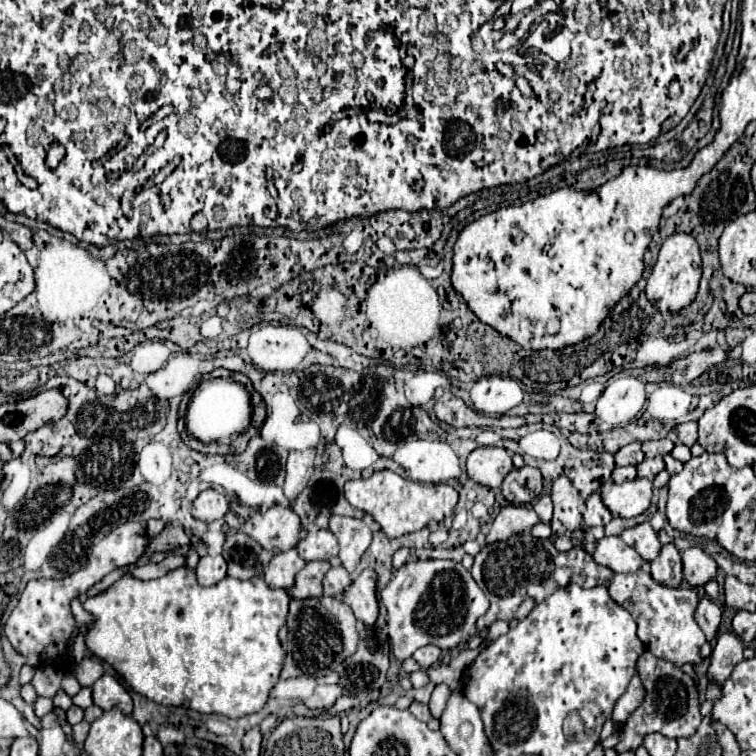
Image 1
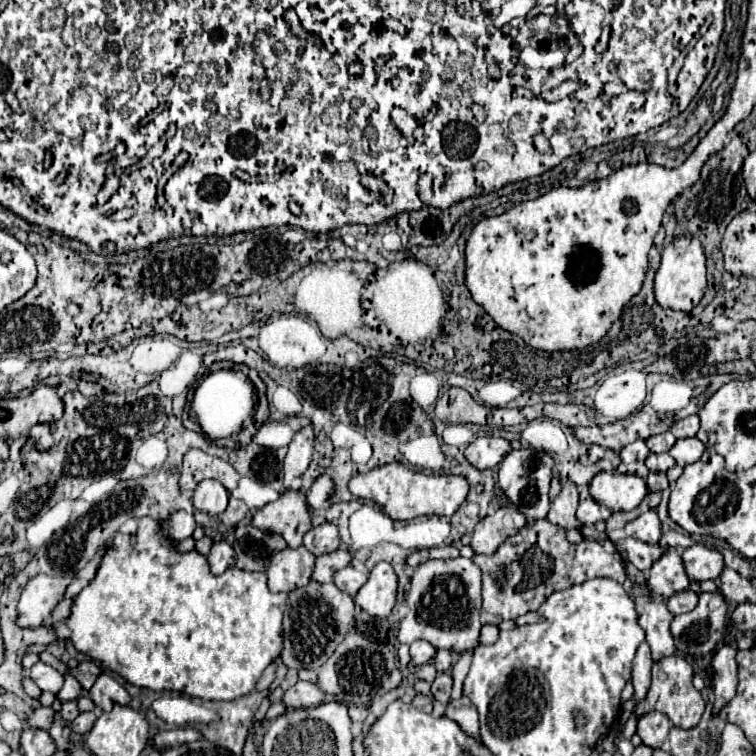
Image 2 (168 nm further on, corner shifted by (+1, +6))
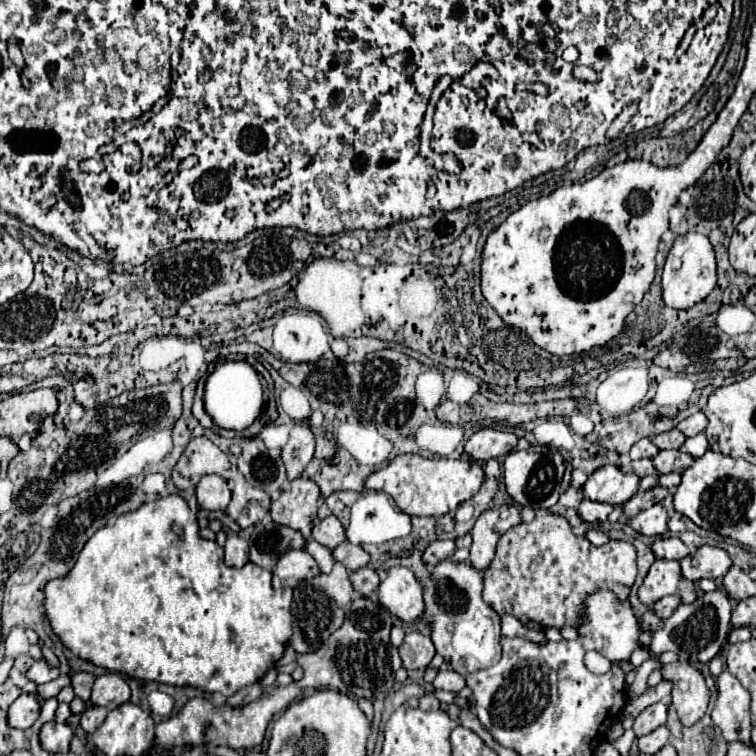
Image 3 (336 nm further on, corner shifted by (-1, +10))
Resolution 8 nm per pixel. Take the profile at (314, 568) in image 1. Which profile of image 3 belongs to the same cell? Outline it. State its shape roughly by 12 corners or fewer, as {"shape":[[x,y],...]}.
{"shape":[[348,539],[334,549],[334,559],[348,571],[370,563],[370,555]]}

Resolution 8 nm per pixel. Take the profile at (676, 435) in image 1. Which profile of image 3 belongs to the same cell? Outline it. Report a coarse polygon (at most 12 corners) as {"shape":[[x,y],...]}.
{"shape":[[702,411],[678,423],[686,437],[702,433],[708,425]]}

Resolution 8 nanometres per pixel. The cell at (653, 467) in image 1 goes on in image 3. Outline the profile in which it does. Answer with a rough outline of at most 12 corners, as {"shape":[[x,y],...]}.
{"shape":[[660,451],[654,457],[658,473],[682,473],[694,457],[682,451]]}

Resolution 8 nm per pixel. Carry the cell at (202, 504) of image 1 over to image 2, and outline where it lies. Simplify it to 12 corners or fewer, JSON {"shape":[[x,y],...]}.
{"shape":[[206,479],[194,489],[194,507],[220,515],[228,507],[228,491]]}

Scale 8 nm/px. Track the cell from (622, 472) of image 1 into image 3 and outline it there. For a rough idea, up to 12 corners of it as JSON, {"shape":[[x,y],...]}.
{"shape":[[650,459],[632,461],[630,471],[644,477],[654,473]]}

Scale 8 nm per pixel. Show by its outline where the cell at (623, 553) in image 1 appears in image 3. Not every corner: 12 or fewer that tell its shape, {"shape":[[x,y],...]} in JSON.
{"shape":[[678,537],[652,543],[656,557],[682,561],[690,549]]}

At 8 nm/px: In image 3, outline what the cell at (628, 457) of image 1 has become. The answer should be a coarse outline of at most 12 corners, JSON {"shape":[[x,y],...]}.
{"shape":[[640,439],[632,451],[632,459],[656,457],[658,447],[650,439]]}

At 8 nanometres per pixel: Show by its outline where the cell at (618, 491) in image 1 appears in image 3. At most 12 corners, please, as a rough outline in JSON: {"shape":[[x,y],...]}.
{"shape":[[604,465],[582,491],[590,501],[622,505],[638,493],[638,475]]}

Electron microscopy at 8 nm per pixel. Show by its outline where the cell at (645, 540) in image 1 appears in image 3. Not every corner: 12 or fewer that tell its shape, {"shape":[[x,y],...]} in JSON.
{"shape":[[662,503],[630,519],[632,529],[648,537],[668,533]]}

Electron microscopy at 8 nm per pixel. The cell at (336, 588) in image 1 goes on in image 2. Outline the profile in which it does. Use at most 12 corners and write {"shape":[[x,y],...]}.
{"shape":[[352,565],[336,571],[336,587],[352,595],[368,579]]}

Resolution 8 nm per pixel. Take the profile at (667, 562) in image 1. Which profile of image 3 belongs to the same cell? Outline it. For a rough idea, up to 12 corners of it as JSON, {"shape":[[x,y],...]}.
{"shape":[[656,559],[638,589],[644,605],[676,595],[696,601],[696,587],[678,561]]}

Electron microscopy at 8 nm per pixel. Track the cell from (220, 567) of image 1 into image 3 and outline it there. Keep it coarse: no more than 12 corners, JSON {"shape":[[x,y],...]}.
{"shape":[[236,533],[224,545],[226,565],[244,567],[248,541]]}

